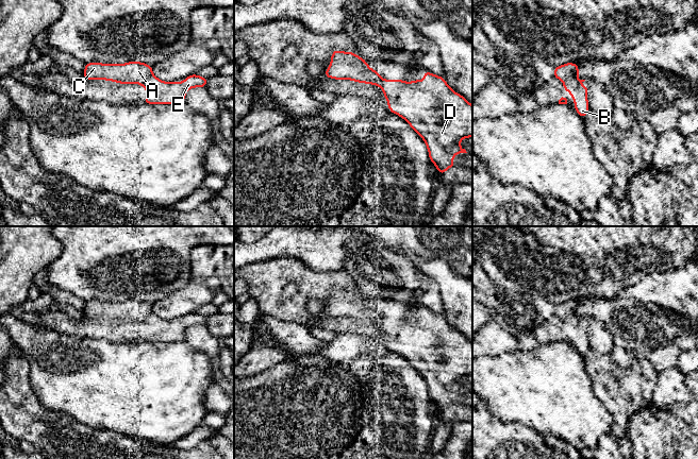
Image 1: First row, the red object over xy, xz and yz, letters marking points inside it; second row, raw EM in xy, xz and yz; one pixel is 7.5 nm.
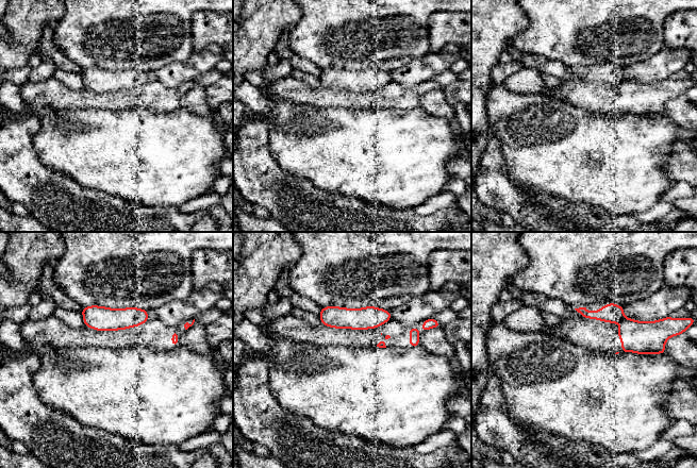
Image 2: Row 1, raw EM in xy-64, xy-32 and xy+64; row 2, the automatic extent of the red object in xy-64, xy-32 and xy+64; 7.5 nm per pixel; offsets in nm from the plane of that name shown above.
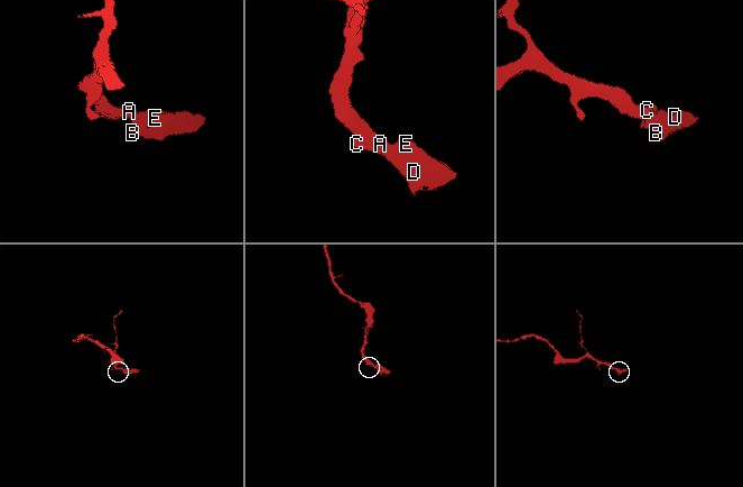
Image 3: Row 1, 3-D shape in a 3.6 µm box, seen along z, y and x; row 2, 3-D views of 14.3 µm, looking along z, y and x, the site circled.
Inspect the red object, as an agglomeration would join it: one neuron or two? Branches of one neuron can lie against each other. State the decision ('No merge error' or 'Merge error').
Merge error

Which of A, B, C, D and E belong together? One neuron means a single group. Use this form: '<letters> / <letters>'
A C / B D E

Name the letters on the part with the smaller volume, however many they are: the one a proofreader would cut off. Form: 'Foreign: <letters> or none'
Foreign: B, D, E

